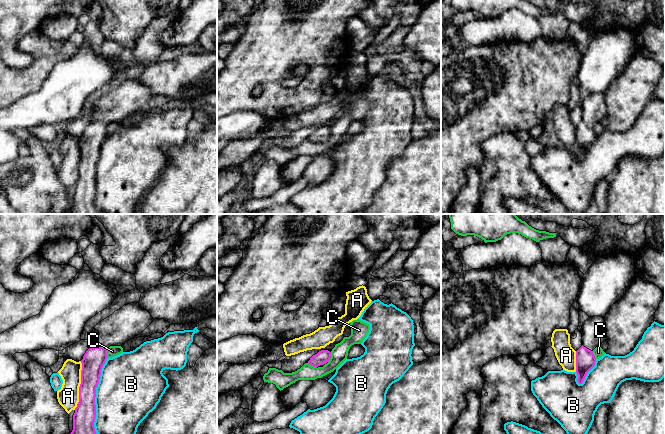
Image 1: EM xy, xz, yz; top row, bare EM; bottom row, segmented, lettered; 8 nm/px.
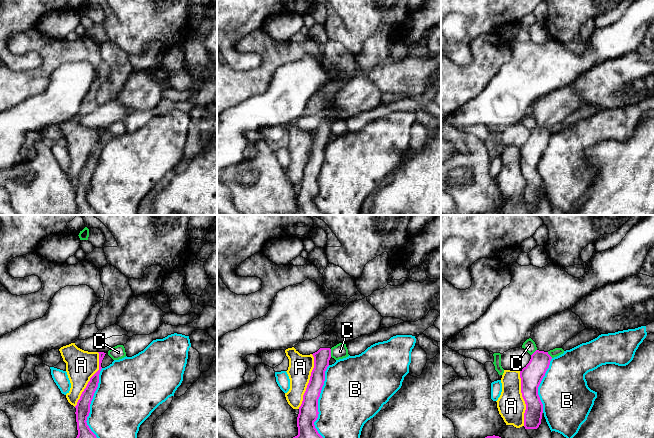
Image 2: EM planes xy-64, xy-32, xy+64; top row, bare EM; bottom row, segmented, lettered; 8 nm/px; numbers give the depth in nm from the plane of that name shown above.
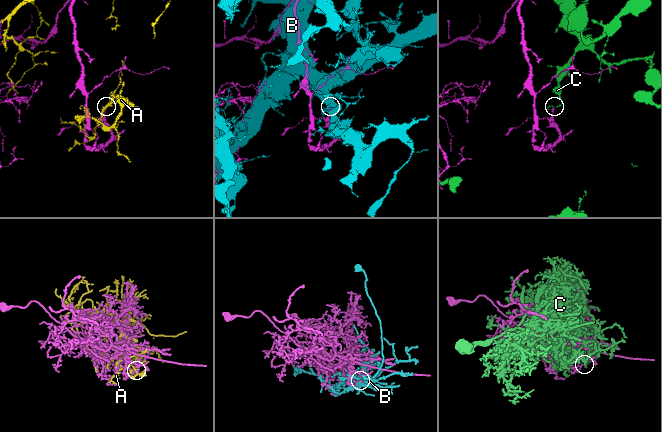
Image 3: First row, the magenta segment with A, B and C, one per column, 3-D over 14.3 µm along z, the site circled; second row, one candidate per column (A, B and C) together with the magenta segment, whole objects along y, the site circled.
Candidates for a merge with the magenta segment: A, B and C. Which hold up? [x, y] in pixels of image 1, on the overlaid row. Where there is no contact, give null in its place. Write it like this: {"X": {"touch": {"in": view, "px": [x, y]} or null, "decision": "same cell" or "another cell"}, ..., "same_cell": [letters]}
{"A": {"touch": {"in": "xy", "px": [80, 385]}, "decision": "another cell"}, "B": {"touch": {"in": "xy", "px": [95, 396]}, "decision": "another cell"}, "C": {"touch": {"in": "xz", "px": [330, 357]}, "decision": "another cell"}, "same_cell": []}

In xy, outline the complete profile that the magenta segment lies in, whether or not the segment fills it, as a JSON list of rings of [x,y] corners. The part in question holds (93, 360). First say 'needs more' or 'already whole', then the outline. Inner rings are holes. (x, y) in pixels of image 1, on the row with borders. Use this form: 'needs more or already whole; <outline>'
needs more; [[[134,302],[124,305],[94,327],[90,338],[92,347],[81,360],[79,402],[70,434],[97,434],[94,427],[96,388],[107,360],[107,349],[110,346],[121,346],[143,332],[153,321],[151,314],[138,302]]]

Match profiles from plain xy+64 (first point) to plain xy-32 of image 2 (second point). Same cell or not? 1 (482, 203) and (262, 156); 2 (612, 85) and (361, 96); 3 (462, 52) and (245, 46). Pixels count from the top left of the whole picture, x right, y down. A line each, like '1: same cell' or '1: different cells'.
1: same cell
2: different cells
3: different cells

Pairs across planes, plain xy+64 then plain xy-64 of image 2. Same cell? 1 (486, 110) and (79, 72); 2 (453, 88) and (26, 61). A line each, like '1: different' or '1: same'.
1: same
2: different

